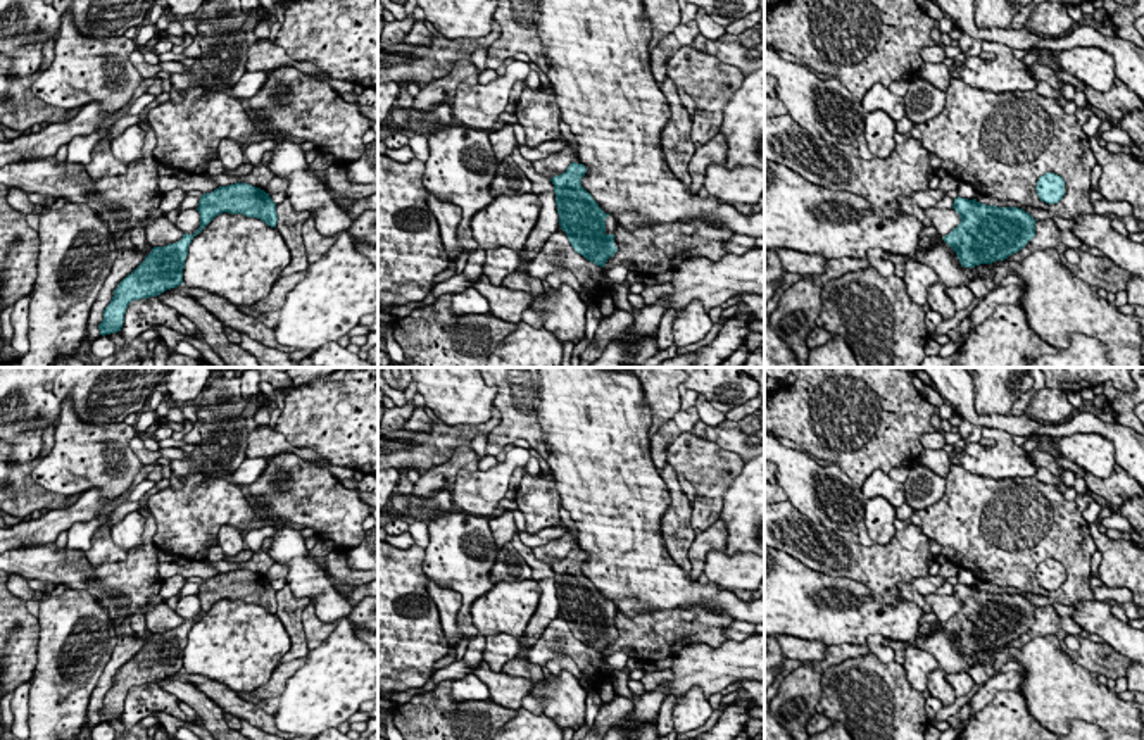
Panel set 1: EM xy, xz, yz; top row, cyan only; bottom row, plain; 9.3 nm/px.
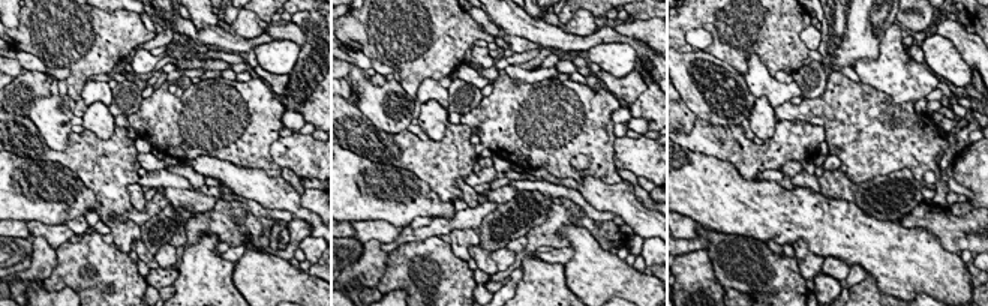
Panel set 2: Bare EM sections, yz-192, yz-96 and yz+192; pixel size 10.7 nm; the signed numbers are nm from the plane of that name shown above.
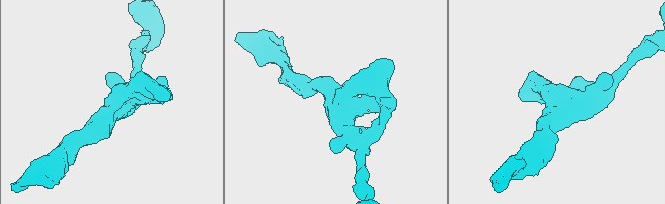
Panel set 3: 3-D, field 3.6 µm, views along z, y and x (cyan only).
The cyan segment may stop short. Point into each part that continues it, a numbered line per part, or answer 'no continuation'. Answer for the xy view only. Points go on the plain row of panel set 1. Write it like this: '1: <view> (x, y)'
no continuation

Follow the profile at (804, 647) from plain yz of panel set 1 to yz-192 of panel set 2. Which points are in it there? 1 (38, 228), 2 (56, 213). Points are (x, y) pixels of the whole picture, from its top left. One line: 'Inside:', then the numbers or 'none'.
Inside: 1

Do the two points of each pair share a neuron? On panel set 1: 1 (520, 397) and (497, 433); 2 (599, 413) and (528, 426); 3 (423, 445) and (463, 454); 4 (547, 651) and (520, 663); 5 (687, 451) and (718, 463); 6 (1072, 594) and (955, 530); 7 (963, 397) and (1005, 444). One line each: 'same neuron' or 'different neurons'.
1: same neuron
2: different neurons
3: different neurons
4: different neurons
5: same neuron
6: same neuron
7: different neurons

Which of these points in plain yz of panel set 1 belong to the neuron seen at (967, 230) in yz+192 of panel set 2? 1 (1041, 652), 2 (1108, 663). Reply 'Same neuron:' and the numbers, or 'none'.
Same neuron: 2

